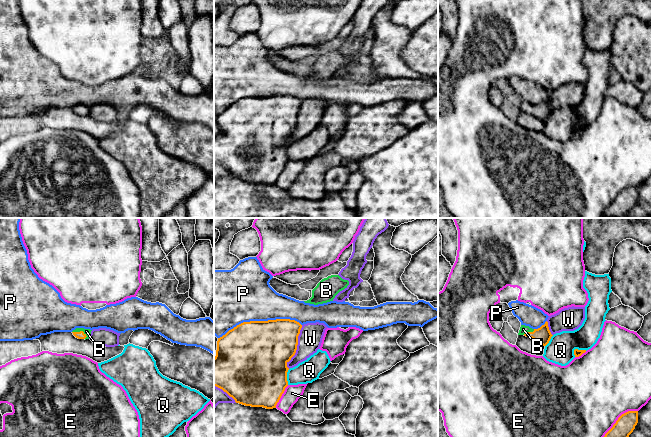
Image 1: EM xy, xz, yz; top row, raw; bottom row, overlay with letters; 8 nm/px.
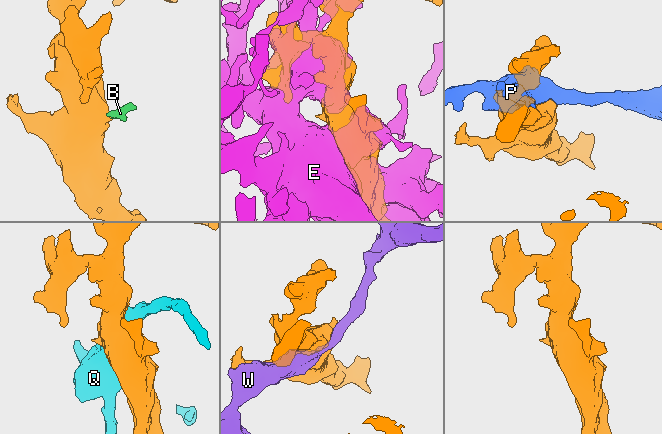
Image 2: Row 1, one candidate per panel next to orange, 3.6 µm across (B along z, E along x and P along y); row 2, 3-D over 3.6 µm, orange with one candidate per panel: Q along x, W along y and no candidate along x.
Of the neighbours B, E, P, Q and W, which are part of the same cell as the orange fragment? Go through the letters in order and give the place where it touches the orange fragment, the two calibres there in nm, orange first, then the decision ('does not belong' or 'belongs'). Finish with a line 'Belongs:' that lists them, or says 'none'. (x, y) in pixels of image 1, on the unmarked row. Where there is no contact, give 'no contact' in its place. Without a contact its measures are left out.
B: contact xy (80, 107); calibres 60 and 50 nm; belongs
E: contact yz (617, 196); calibres 200 and 500 nm; does not belong
P: contact xz (259, 97); calibres 500 and 440 nm; does not belong
Q: contact yz (578, 126); calibres 60 and 220 nm; does not belong
W: contact xz (296, 123); calibres 420 and 190 nm; does not belong
Belongs: B

